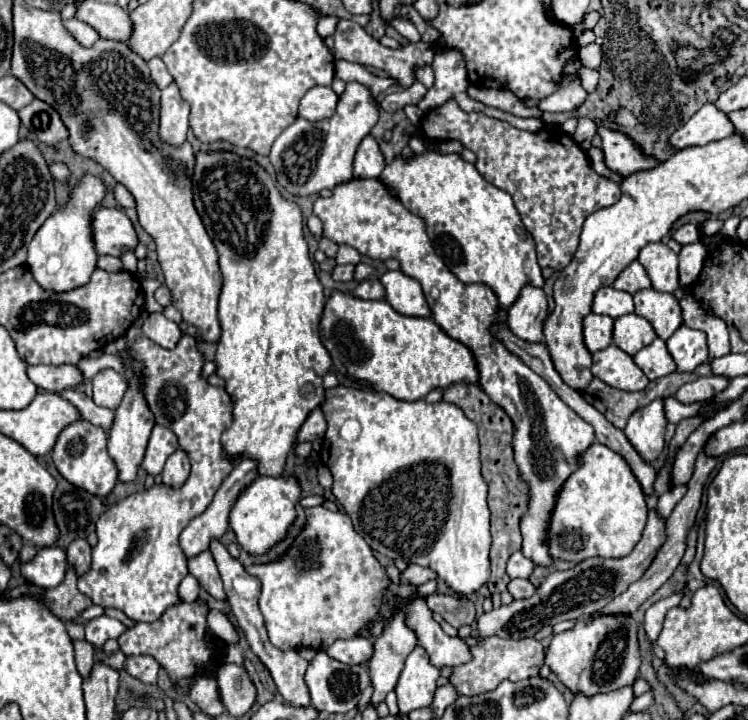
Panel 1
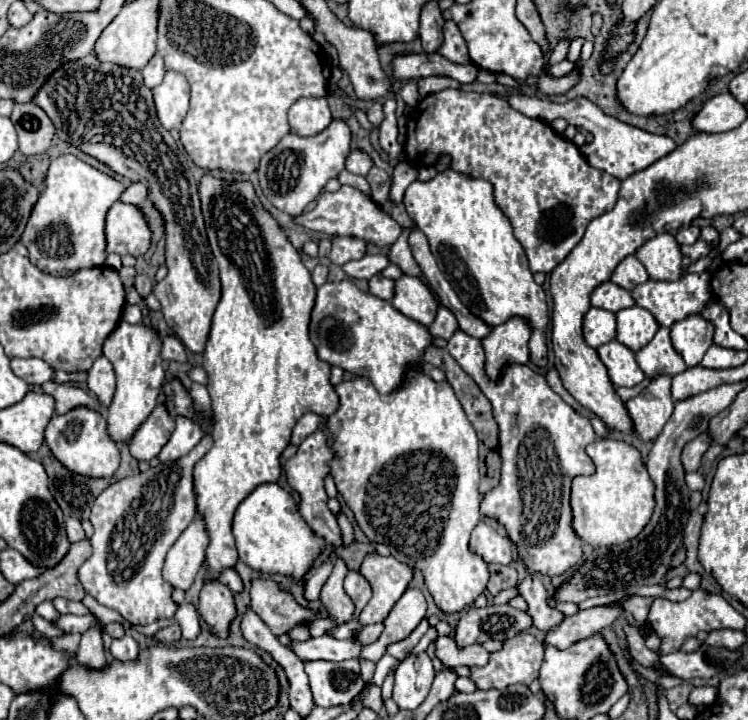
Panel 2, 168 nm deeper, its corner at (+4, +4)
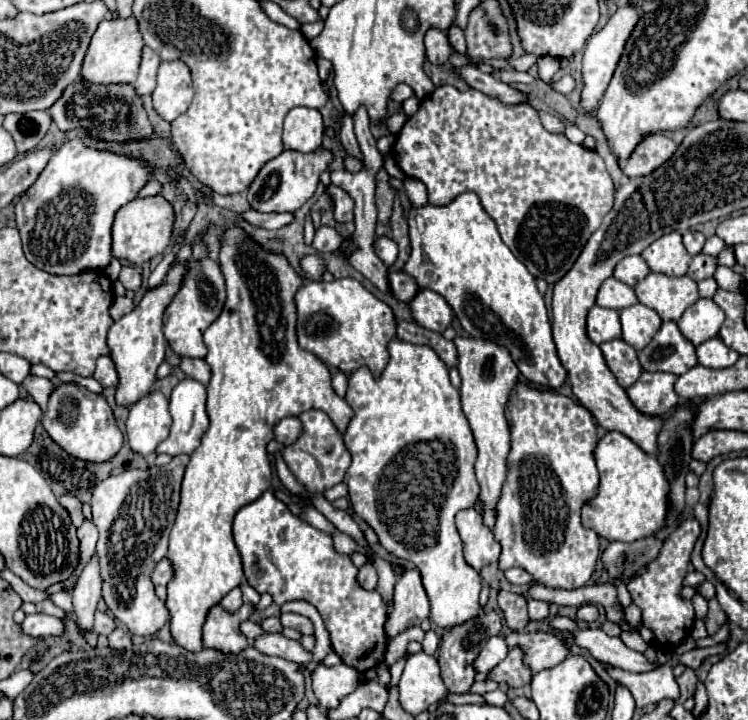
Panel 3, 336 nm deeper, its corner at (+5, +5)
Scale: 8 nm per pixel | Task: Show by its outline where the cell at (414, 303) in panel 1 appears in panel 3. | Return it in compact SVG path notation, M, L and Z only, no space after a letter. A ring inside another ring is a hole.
M422 289L408 305L414 321L430 331L444 333L452 325L452 319L454 319L452 307L446 303L442 295L430 289Z

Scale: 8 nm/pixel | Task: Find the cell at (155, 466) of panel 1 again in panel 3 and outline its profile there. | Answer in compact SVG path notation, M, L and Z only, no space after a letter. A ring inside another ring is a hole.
M150 391L146 397L130 405L126 433L130 447L140 455L150 455L170 431L168 399L160 391Z

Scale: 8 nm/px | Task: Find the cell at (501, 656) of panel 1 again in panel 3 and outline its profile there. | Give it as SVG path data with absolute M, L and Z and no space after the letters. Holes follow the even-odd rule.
M518 647L510 649L508 657L498 665L494 667L494 671L490 673L490 679L492 681L498 681L498 683L508 683L510 687L522 687L526 683L530 683L532 679L532 673L528 671L528 667L524 665L522 661L522 651Z

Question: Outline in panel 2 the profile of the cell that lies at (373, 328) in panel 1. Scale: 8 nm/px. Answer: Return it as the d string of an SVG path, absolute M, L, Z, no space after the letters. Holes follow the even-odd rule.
M351 280L327 282L317 288L309 336L321 360L367 376L381 394L395 392L405 382L407 372L423 364L425 350L433 346L433 336L423 324L395 310L391 302L361 292ZM337 304L341 304L341 310Z

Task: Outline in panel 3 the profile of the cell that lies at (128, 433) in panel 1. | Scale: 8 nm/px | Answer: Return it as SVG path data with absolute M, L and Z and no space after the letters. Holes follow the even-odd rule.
M176 263L168 269L166 279L162 281L162 285L154 287L154 289L146 289L142 301L122 319L118 319L110 331L108 331L108 347L110 347L110 357L116 363L118 369L118 391L116 391L116 401L120 405L132 405L138 399L142 399L142 395L148 395L152 385L154 385L154 375L158 365L164 361L164 351L166 351L166 339L162 333L162 315L164 309L170 305L172 297L180 291L182 281L188 273L188 263Z

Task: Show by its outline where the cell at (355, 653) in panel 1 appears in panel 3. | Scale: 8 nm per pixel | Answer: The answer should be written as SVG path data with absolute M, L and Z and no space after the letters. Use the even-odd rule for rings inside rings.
M264 633L254 639L252 643L254 649L258 649L264 655L274 655L282 657L288 661L296 661L302 665L308 665L312 659L312 653L308 653L298 641L286 639L282 633Z

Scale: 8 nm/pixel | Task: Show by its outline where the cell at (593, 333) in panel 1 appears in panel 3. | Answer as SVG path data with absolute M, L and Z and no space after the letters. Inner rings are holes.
M594 305L588 313L588 337L600 345L604 341L618 339L622 335L620 331L620 317L614 309L604 309Z

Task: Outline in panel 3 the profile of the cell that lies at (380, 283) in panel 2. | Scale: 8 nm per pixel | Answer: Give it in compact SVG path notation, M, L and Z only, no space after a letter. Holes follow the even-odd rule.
M400 271L400 273L390 273L388 279L390 279L392 293L394 293L394 297L396 297L398 301L410 303L410 301L416 297L416 293L420 291L418 283L416 283L408 273L404 273L404 271Z

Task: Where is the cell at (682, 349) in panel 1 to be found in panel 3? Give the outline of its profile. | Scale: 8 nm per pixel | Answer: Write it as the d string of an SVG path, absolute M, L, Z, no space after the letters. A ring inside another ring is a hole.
M698 299L684 311L682 319L678 321L682 335L694 345L700 345L706 339L716 337L722 323L724 311L712 299Z

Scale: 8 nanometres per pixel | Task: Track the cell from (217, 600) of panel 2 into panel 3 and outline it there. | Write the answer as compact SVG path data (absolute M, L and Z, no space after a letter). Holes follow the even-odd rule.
M262 595L260 603L254 605L254 609L238 609L238 613L230 615L222 611L220 605L212 607L208 613L208 619L204 623L204 647L216 649L220 653L240 653L250 643L240 631L240 623L250 617L250 611L264 609L272 603L268 595Z

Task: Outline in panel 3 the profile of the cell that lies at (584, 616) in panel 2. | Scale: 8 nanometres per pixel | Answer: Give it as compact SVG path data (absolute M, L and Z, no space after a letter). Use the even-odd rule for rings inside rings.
M536 631L536 633L510 633L506 637L508 647L520 647L524 655L524 665L532 675L556 667L568 657L564 641L556 633Z

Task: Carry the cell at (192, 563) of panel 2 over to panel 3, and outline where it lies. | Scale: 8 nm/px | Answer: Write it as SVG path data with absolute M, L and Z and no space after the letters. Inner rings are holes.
M162 559L156 563L154 571L152 571L152 583L154 585L166 585L170 579L172 579L172 567L170 567L170 561L168 559Z

